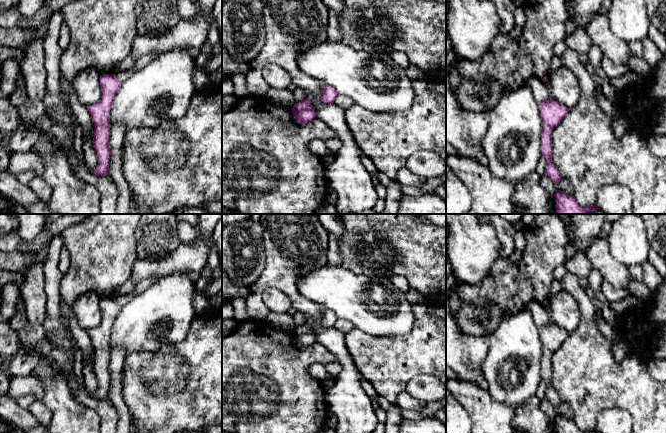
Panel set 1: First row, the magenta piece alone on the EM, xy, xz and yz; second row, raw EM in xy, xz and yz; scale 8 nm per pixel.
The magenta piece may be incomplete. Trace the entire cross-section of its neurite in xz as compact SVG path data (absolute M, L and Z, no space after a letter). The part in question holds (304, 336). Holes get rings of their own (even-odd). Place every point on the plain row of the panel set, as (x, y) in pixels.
M305 322L299 327L295 327L291 332L295 345L298 348L306 348L311 346L316 339L315 332L311 329L308 322Z

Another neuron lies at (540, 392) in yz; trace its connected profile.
M541 380L536 390L535 396L539 400L543 400L545 398L545 392L546 392L546 382L544 380Z

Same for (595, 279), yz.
M593 268L587 279L588 279L589 286L595 292L601 290L603 277L597 269Z

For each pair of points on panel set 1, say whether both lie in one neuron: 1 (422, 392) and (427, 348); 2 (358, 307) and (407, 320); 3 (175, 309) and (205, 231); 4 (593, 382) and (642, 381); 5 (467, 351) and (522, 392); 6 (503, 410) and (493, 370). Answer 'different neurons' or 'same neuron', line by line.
1: different neurons
2: same neuron
3: different neurons
4: same neuron
5: different neurons
6: different neurons

